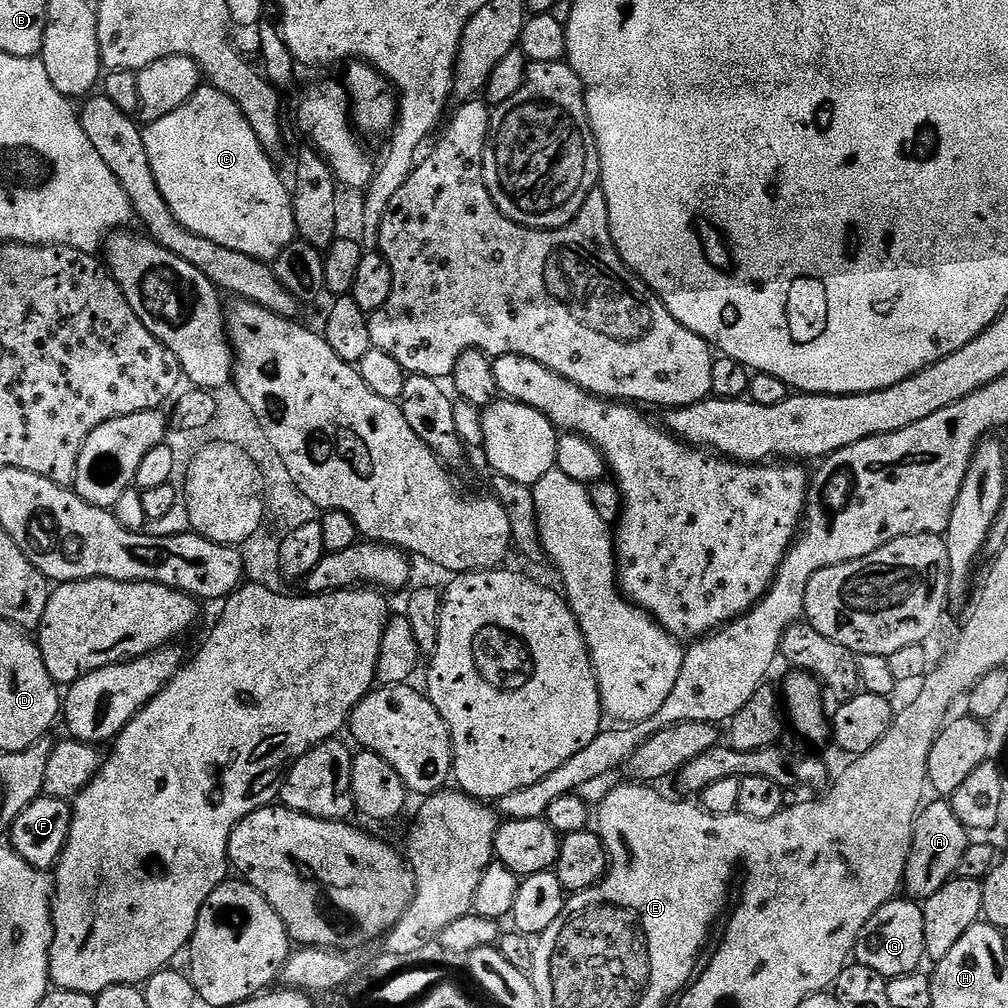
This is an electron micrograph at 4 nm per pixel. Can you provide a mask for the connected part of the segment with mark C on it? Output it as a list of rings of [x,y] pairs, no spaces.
[[[202,86],[192,95],[190,102],[186,102],[186,106],[178,106],[178,110],[174,110],[174,114],[166,114],[166,118],[158,118],[158,122],[147,125],[143,129],[143,133],[146,154],[150,154],[150,166],[154,170],[158,190],[162,194],[162,198],[166,198],[166,206],[170,206],[174,218],[178,218],[178,222],[182,222],[182,226],[186,226],[186,230],[190,230],[202,238],[210,238],[210,242],[218,242],[218,246],[226,246],[226,250],[238,250],[238,254],[250,254],[250,258],[265,262],[275,261],[283,248],[297,239],[296,219],[292,209],[293,193],[290,191],[289,185],[287,188],[283,178],[276,173],[276,168],[272,165],[273,157],[264,149],[262,142],[258,142],[258,134],[254,134],[250,122],[246,122],[246,114],[242,114],[240,107],[229,96],[222,94],[214,87]]]

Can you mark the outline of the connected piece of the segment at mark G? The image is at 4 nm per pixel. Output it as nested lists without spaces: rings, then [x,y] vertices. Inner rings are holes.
[[[897,898],[884,904],[862,926],[862,934],[856,939],[855,963],[870,966],[886,978],[910,974],[925,963],[926,922],[923,907],[915,899]],[[904,899],[904,900],[903,900]]]

